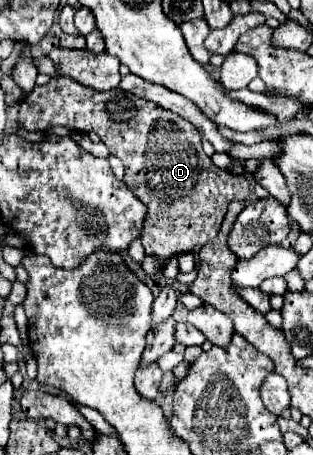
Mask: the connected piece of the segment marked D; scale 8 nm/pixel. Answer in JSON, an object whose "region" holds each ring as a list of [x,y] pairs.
{"region":[[[56,76],[48,84],[36,86],[26,96],[26,100],[20,104],[18,124],[24,130],[50,130],[54,126],[66,126],[68,130],[96,132],[100,136],[100,140],[110,148],[110,154],[122,160],[126,168],[126,174],[124,174],[126,186],[148,208],[144,218],[144,228],[142,228],[142,244],[146,254],[170,258],[176,254],[192,252],[194,246],[202,246],[214,240],[220,232],[228,204],[232,200],[246,200],[250,194],[250,184],[244,176],[232,176],[232,172],[220,170],[218,166],[214,166],[212,158],[206,156],[202,150],[202,140],[198,130],[188,120],[184,120],[182,116],[176,116],[174,112],[168,112],[166,108],[160,108],[158,104],[136,98],[120,88],[112,88],[108,92],[96,92],[94,88],[84,88],[76,84],[76,80],[68,76]]]}

